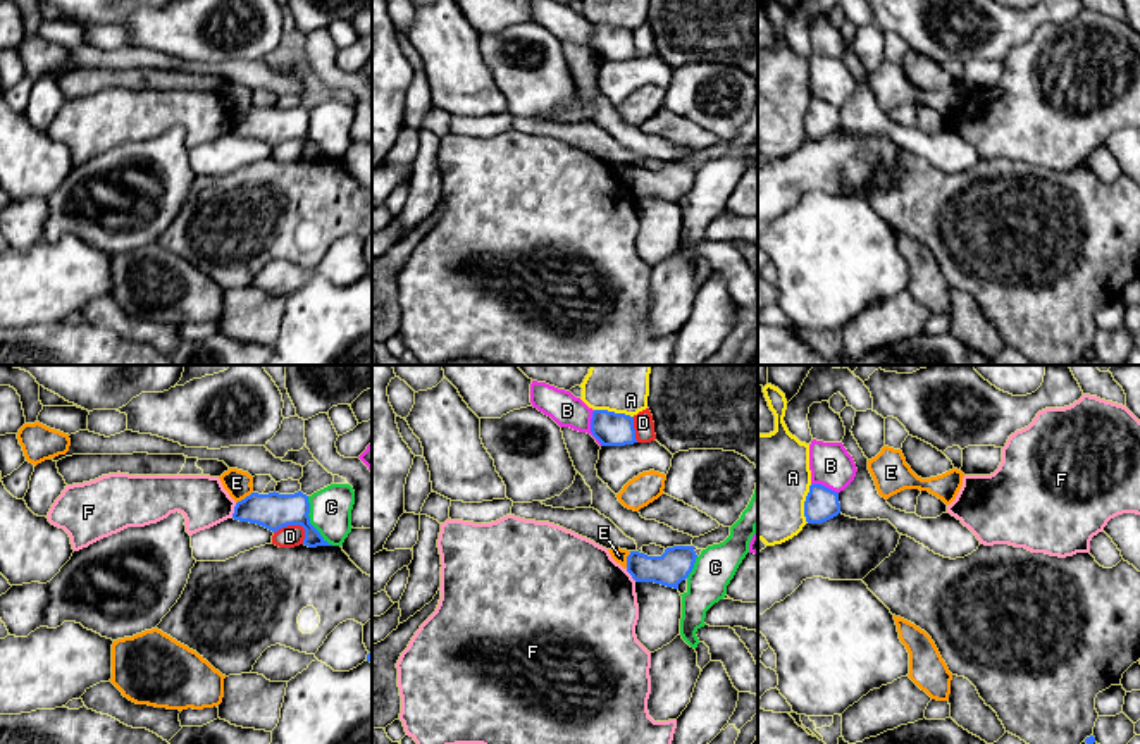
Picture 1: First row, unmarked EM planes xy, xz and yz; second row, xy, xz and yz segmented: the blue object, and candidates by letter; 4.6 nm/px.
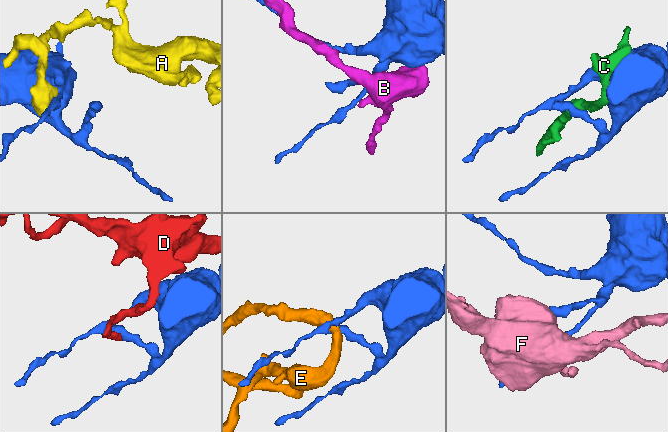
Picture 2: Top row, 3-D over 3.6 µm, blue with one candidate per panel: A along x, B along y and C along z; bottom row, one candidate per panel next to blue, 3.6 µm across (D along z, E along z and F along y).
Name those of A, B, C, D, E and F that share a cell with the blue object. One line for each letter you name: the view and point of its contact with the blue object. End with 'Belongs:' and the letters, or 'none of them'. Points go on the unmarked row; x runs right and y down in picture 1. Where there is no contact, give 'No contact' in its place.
Belongs: none of them

